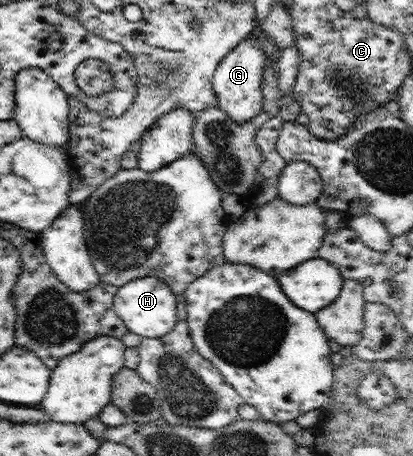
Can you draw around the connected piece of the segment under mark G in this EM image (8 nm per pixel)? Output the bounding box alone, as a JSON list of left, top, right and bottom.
[212,33,266,123]

